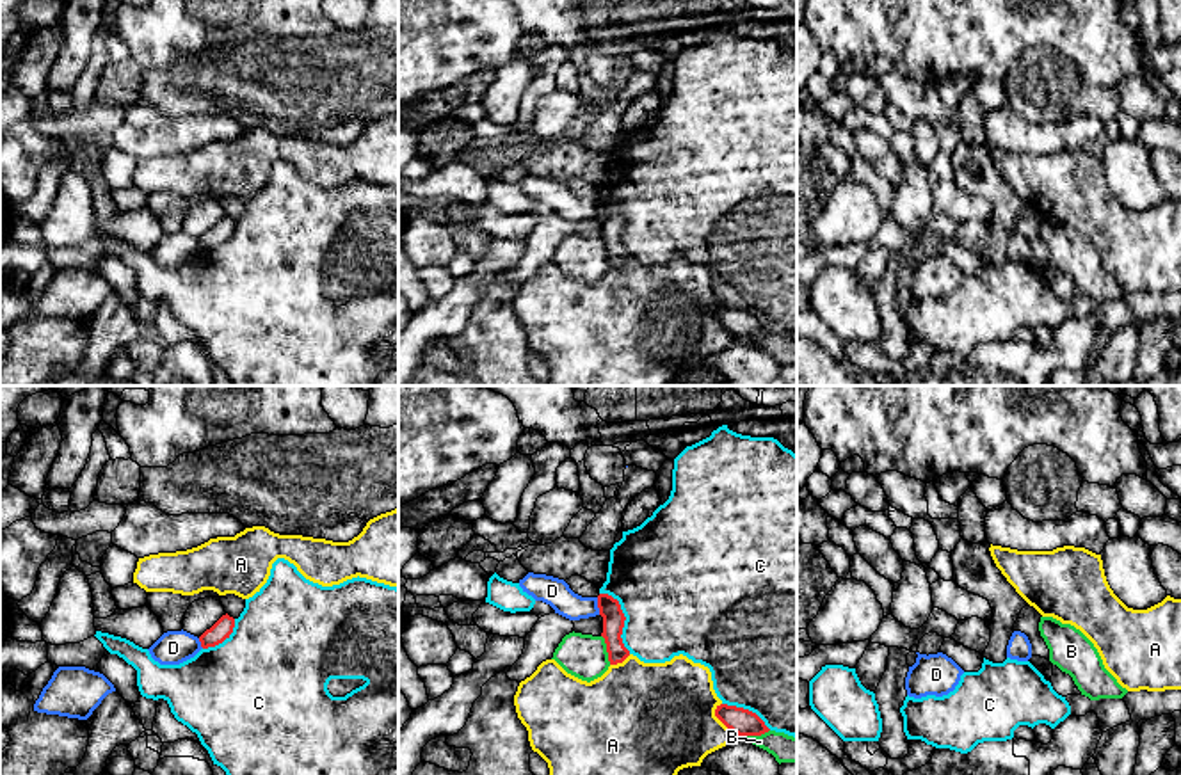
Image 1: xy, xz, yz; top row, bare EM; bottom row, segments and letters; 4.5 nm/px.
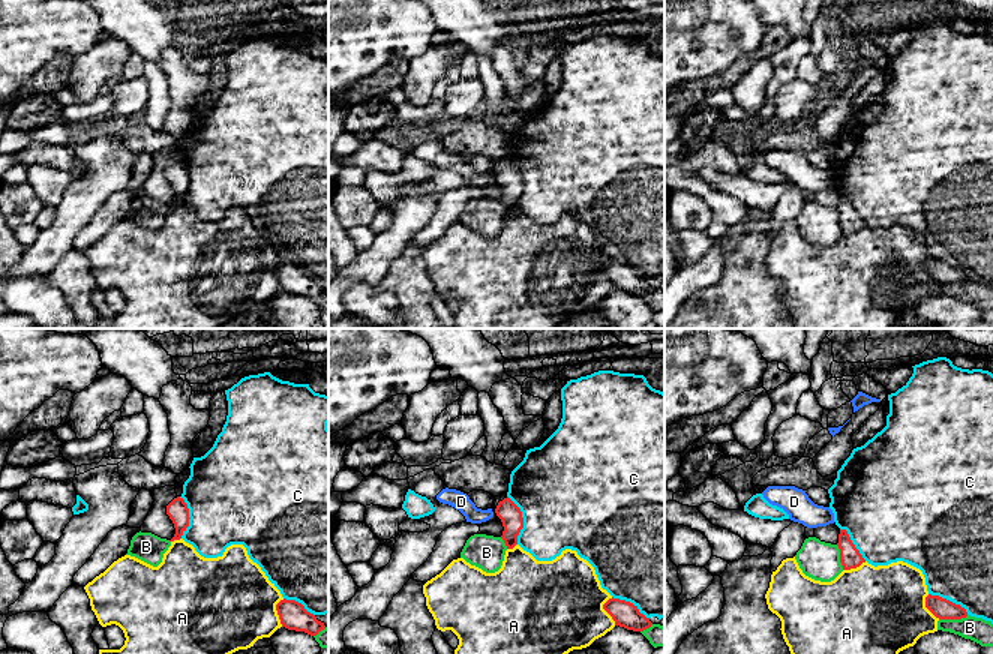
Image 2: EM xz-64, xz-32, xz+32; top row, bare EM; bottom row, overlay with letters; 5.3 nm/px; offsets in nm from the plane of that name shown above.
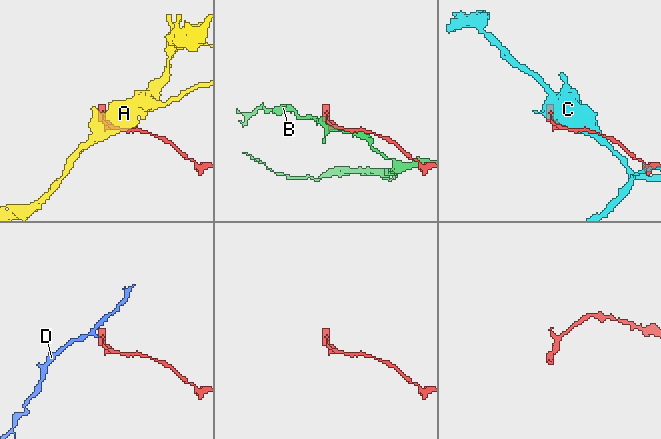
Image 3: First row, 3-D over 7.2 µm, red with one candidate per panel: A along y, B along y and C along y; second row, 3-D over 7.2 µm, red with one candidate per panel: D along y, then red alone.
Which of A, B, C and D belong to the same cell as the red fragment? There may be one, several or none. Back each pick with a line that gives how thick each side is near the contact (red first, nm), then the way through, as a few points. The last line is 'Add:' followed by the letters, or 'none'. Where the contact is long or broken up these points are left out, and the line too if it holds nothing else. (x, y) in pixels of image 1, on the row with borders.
Add: none

